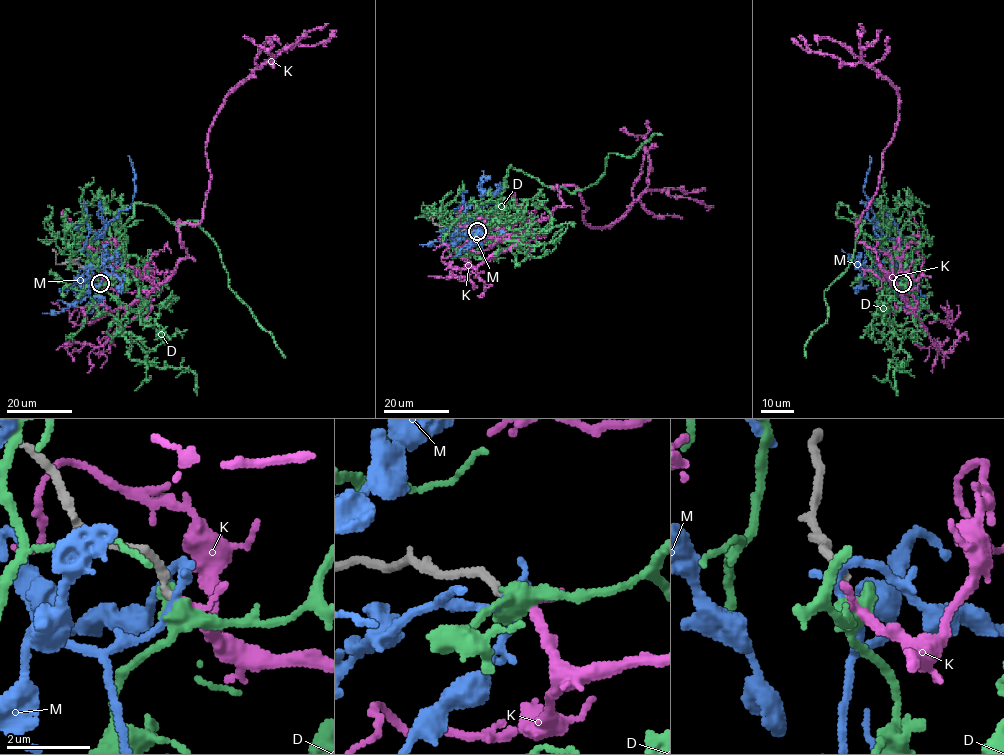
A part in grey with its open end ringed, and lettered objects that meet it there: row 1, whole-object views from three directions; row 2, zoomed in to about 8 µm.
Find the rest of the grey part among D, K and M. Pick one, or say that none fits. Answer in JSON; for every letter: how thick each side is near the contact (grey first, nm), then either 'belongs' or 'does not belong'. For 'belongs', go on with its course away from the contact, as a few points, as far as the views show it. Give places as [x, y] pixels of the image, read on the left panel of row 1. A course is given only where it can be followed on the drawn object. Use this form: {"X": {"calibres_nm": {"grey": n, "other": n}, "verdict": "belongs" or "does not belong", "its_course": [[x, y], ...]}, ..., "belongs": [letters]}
{"D": {"calibres_nm": {"grey": 190, "other": 440}, "verdict": "does not belong"}, "K": {"calibres_nm": {"grey": 190, "other": 150}, "verdict": "belongs", "its_course": [[100, 283], [151, 291], [186, 255], [176, 224], [201, 219], [209, 126], [223, 99], [271, 64], [243, 36]]}, "M": {"calibres_nm": {"grey": 190, "other": 180}, "verdict": "does not belong"}, "belongs": ["K"]}

